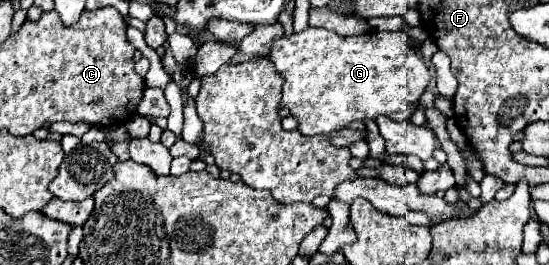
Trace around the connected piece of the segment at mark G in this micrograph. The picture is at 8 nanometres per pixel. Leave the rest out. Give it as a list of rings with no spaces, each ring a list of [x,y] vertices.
[[[307,27],[301,33],[281,37],[267,59],[285,79],[281,107],[299,121],[303,135],[329,135],[353,121],[387,115],[395,121],[411,119],[419,97],[431,81],[423,57],[407,45],[405,31],[367,31],[357,37],[339,37],[327,29]]]

